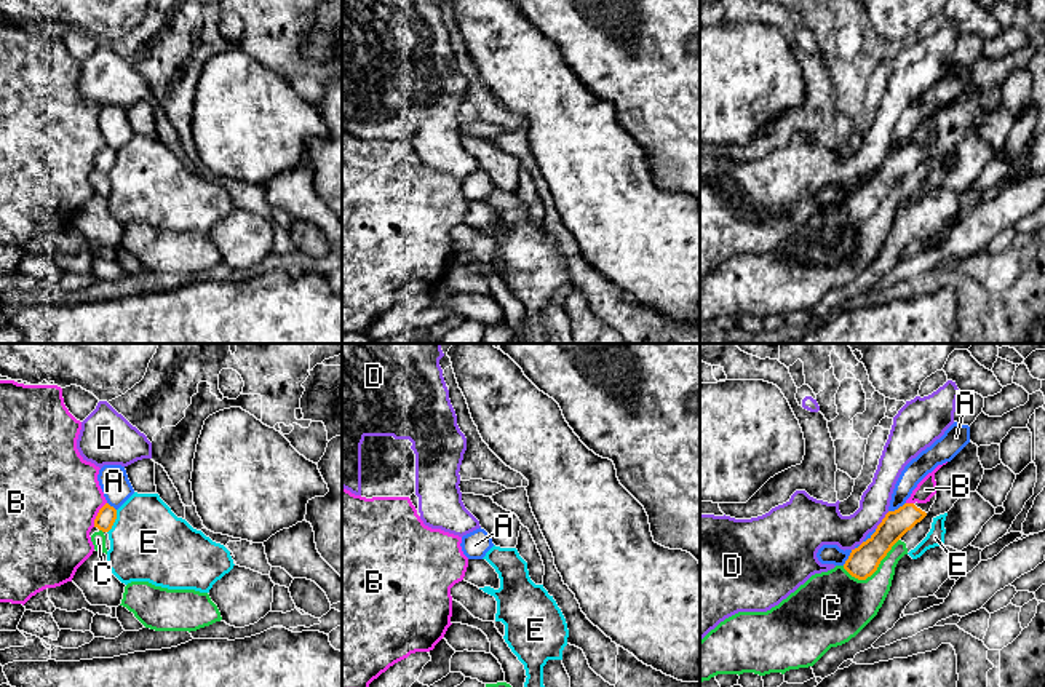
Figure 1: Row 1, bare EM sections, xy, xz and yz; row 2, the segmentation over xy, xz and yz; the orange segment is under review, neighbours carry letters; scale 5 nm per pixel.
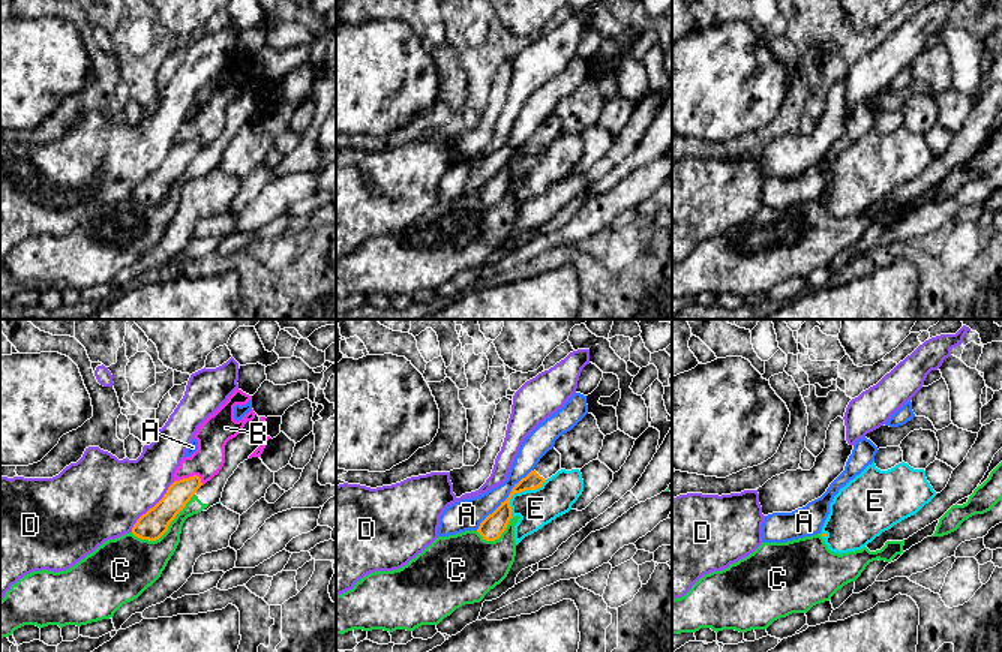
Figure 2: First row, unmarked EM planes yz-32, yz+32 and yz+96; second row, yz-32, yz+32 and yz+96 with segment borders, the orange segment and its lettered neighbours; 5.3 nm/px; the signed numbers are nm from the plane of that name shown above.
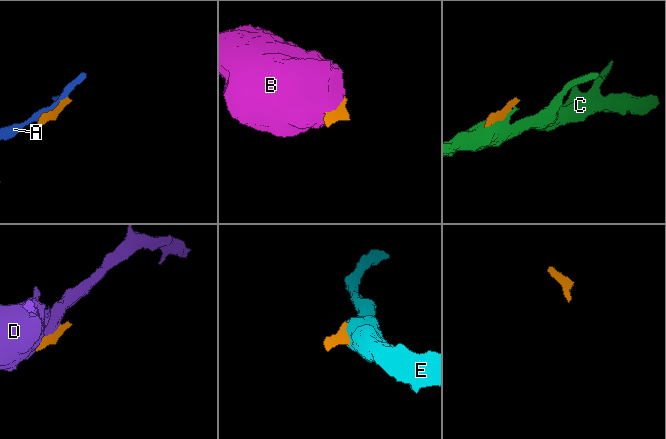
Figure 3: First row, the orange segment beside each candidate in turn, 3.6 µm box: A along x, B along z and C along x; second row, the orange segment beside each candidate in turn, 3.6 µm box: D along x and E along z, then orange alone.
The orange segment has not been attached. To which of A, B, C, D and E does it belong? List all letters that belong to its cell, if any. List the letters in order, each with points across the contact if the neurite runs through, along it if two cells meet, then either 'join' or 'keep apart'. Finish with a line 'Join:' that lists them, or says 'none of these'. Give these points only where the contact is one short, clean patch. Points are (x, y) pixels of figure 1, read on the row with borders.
A: keep apart
B: keep apart
C: keep apart
D: keep apart
E: keep apart
Join: none of these

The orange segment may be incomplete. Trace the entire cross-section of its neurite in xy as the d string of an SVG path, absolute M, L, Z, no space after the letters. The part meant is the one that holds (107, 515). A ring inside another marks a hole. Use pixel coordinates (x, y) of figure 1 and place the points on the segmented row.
M105 503L99 510L99 513L94 519L94 527L97 527L102 532L109 532L115 522L115 519L117 519L117 510L113 506L110 506L109 503Z

